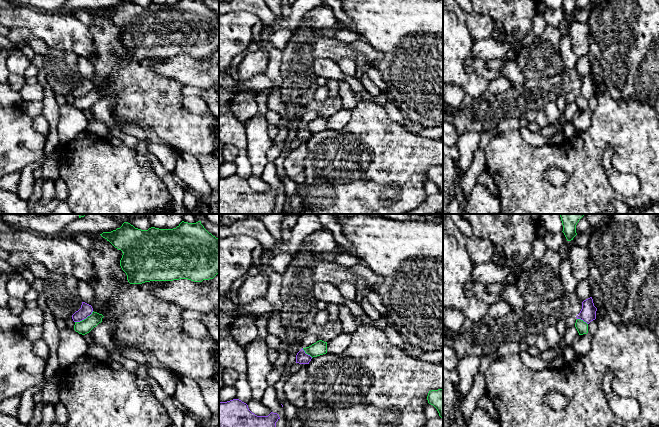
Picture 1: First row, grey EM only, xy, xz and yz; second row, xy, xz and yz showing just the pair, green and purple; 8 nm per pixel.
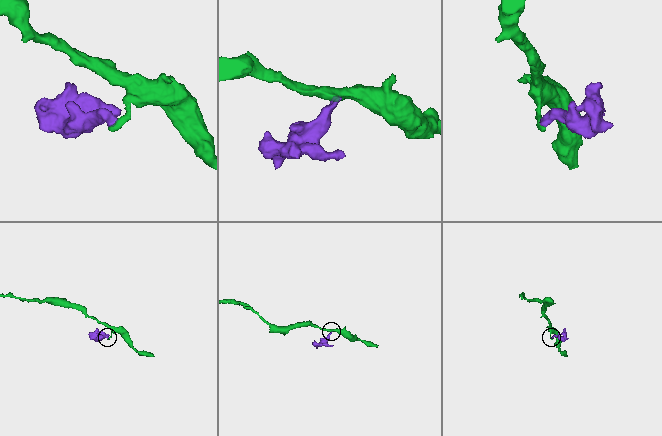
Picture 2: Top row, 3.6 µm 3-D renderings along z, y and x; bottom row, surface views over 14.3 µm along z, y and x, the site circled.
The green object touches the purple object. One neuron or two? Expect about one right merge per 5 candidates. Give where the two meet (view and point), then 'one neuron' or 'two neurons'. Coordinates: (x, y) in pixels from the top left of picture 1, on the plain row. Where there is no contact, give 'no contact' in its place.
contact xy (84, 95); two neurons

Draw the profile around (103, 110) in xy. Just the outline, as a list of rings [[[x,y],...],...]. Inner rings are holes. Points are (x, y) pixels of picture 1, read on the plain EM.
[[[116,93],[109,94],[99,99],[88,110],[95,119],[105,123],[108,127],[115,127],[117,126],[117,120],[114,117],[114,112],[117,99],[118,95]]]

